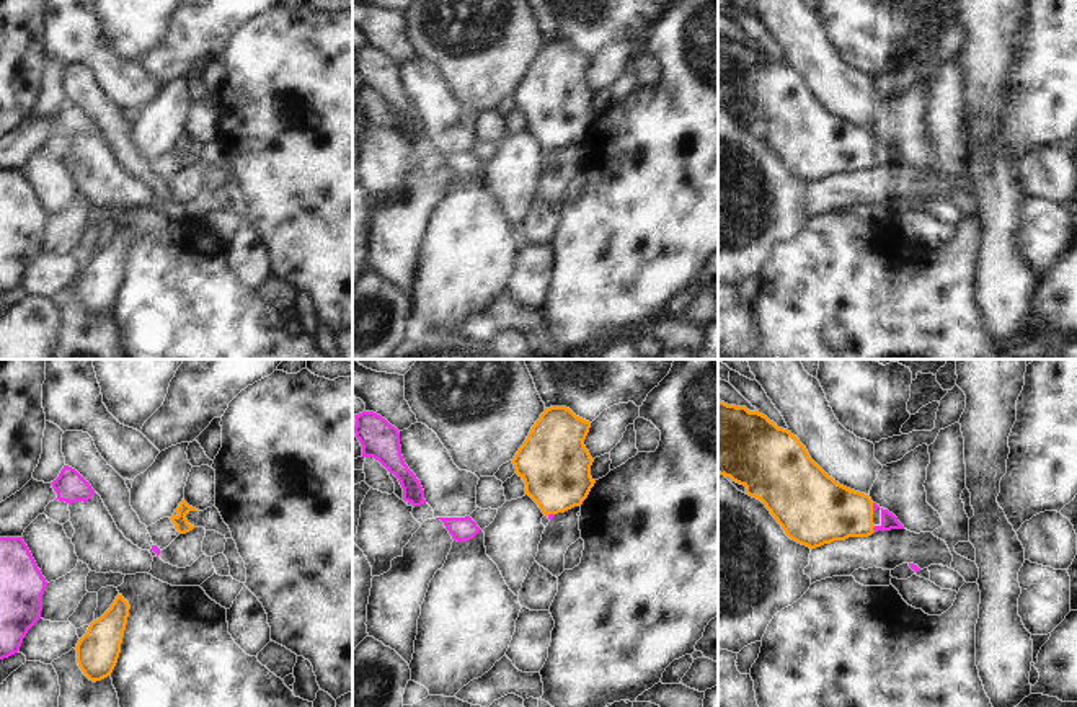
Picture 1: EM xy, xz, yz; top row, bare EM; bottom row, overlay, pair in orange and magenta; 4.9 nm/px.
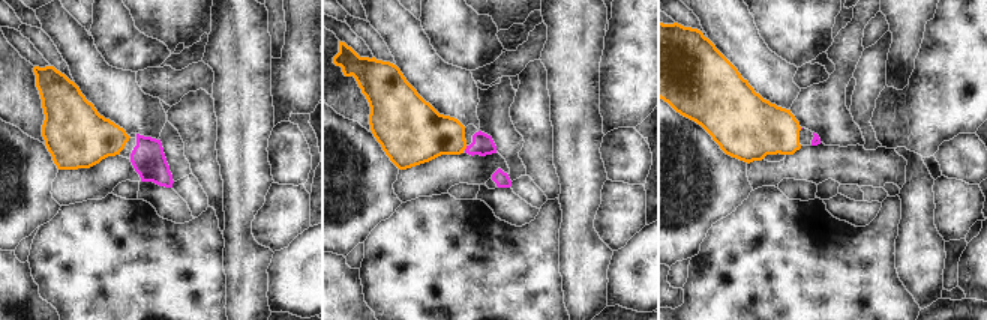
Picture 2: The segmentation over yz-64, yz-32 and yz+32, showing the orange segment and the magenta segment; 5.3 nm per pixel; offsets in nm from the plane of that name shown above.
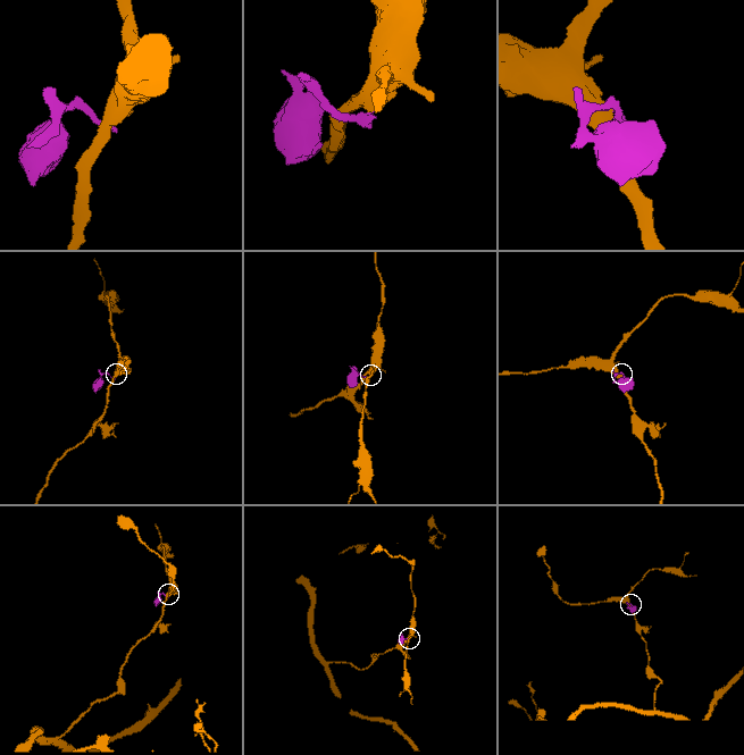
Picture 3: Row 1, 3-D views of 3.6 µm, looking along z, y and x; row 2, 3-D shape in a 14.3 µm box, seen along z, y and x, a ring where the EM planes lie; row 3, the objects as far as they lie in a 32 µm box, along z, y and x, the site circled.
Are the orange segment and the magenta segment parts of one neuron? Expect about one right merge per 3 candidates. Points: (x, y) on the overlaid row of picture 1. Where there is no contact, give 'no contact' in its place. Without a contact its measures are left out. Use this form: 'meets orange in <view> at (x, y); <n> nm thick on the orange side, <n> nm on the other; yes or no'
meets orange in yz at (872, 529); 300 nm thick on the orange side, 80 nm on the other; no

